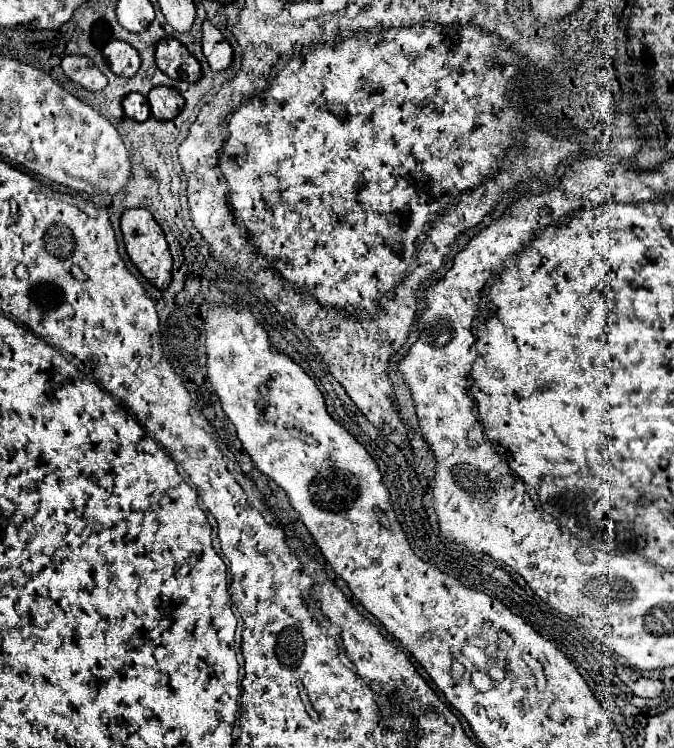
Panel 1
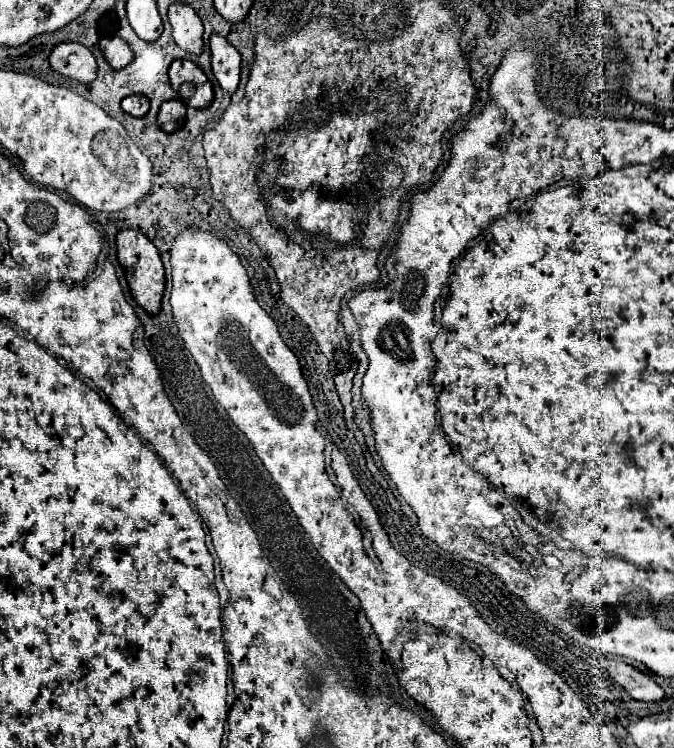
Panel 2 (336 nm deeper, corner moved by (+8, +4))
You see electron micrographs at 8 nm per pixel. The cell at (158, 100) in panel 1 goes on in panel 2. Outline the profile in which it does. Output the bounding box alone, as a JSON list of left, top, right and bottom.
[158,99,186,133]

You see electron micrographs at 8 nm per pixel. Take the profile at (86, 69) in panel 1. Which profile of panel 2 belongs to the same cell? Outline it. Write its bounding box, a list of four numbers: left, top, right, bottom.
[50,41,96,83]

